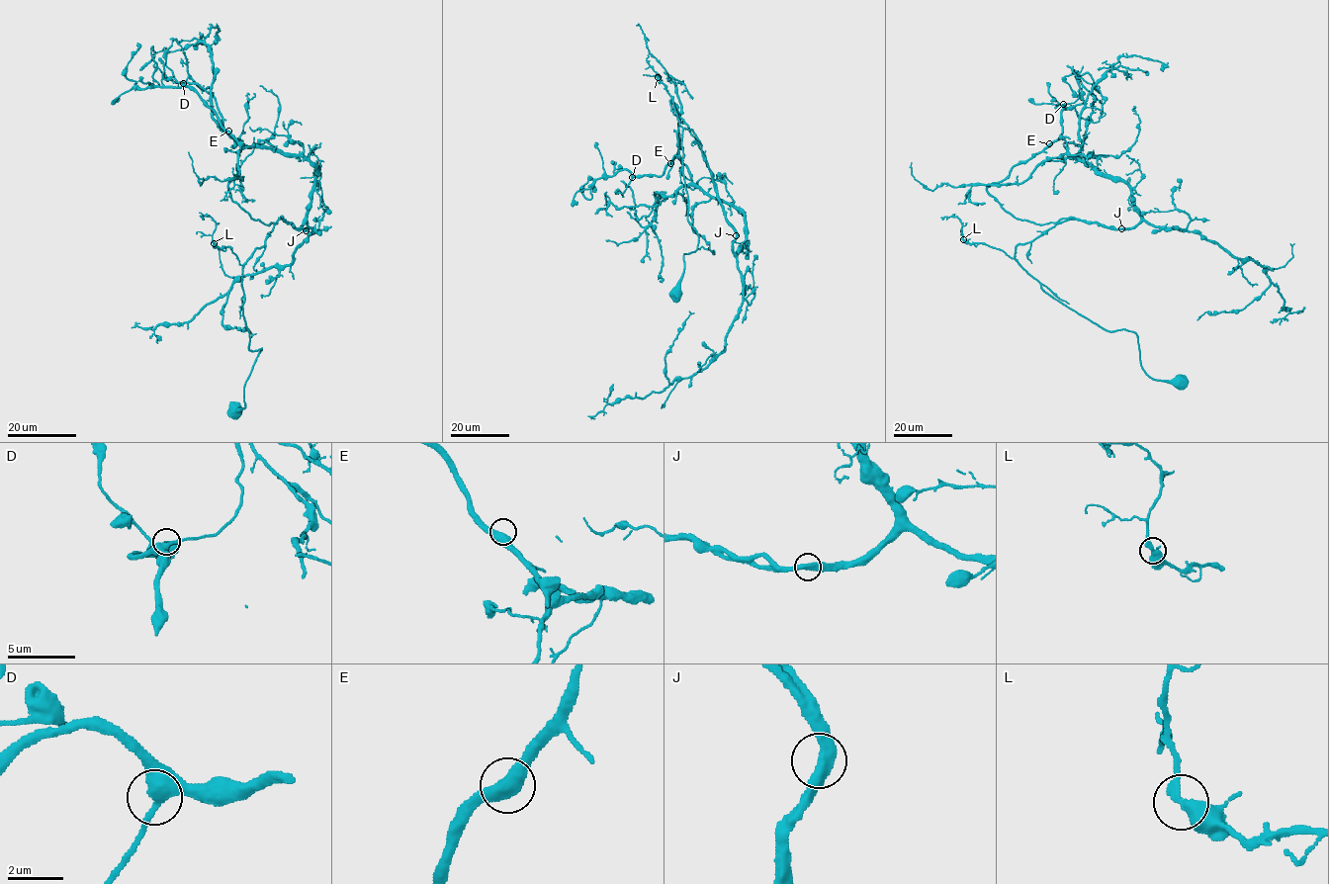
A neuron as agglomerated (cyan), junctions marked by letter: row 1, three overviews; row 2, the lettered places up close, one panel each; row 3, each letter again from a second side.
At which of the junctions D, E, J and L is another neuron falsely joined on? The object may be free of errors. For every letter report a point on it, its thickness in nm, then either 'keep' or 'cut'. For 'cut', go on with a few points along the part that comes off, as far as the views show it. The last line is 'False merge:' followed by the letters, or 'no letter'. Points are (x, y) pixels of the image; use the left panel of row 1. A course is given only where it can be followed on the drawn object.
D: place (183, 83); calibre 460 nm; keep
E: place (228, 131); calibre 480 nm; keep
J: place (306, 230); calibre 480 nm; keep
L: place (214, 243); calibre 400 nm; keep
False merge: no letter

